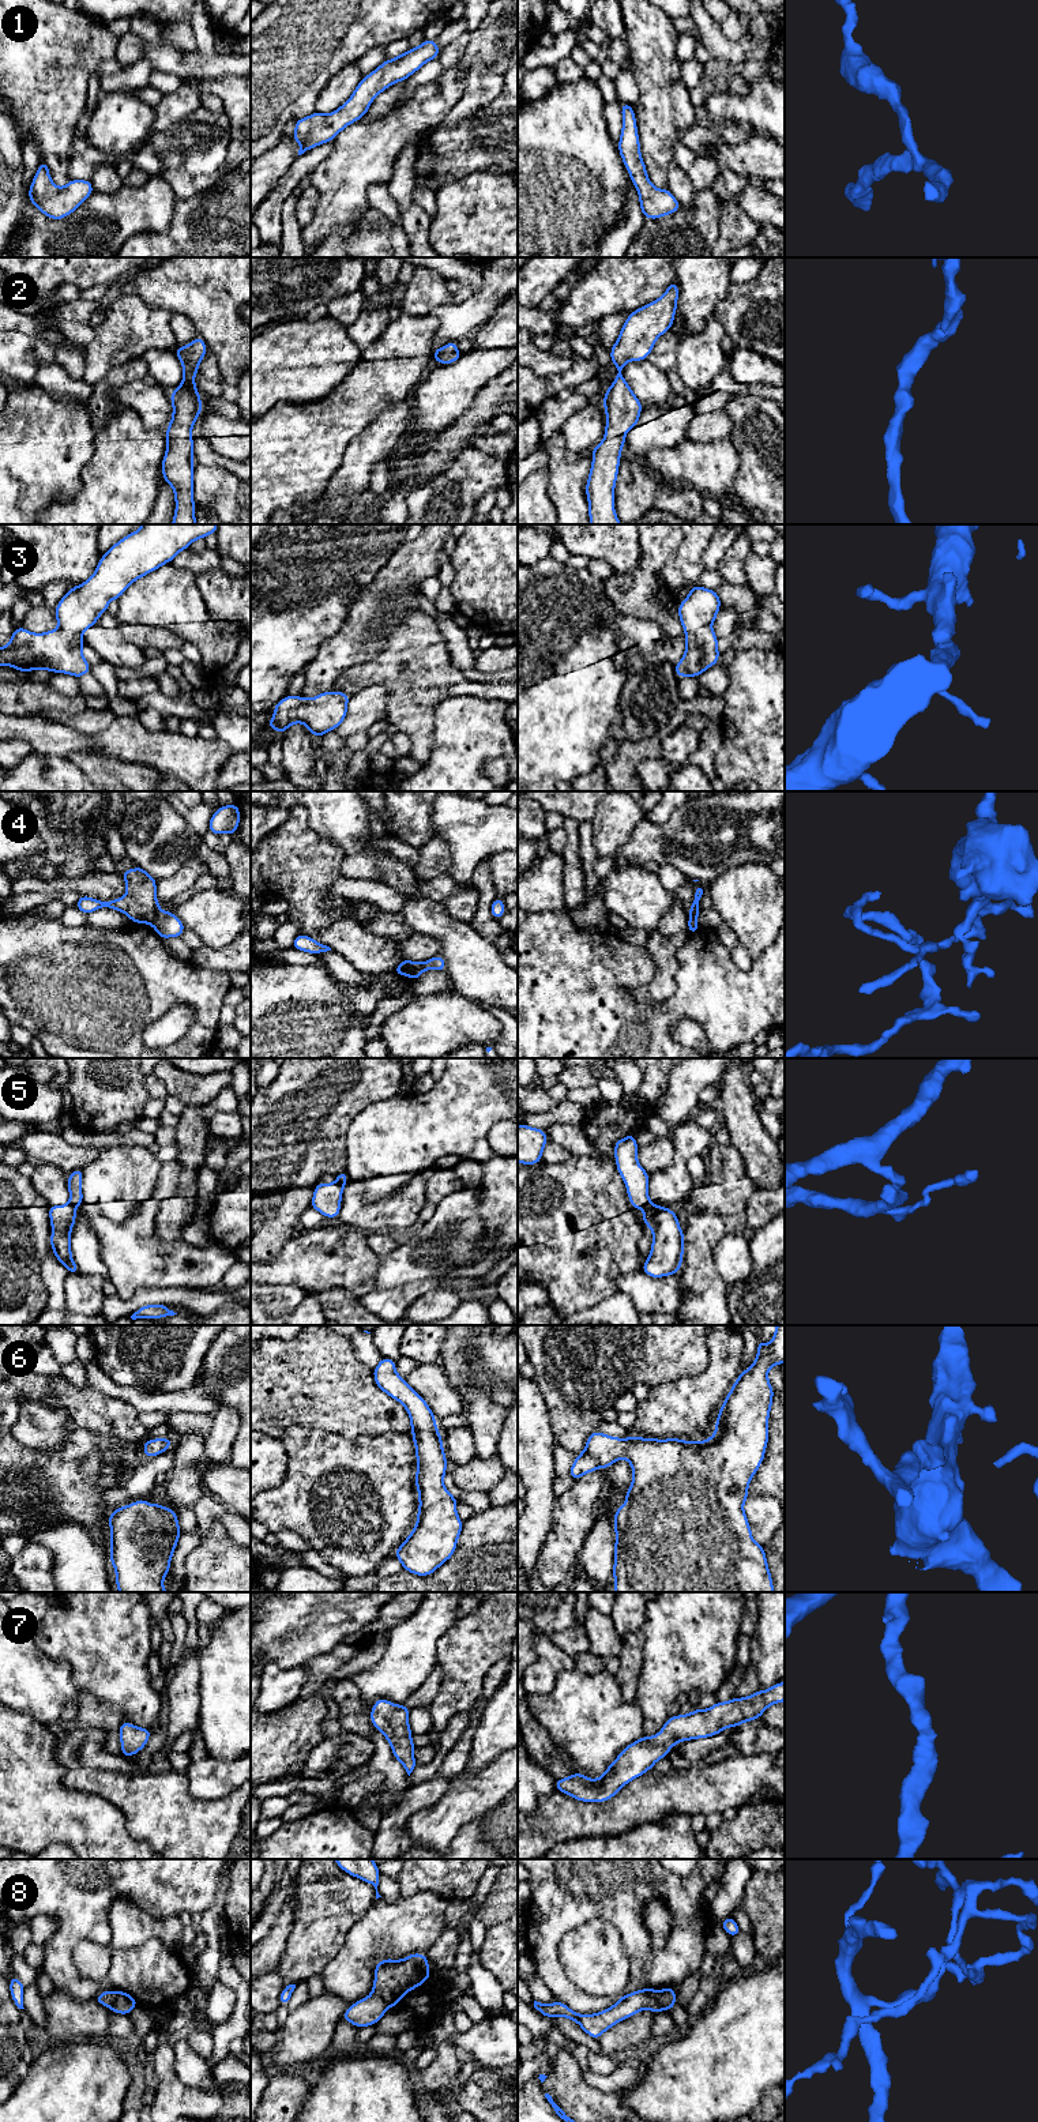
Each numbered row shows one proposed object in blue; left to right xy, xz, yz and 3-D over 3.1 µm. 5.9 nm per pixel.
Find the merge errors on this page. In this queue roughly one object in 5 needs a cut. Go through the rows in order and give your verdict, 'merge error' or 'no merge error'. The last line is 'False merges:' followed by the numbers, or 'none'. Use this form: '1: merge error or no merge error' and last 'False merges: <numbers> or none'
1: no merge error
2: no merge error
3: no merge error
4: merge error
5: merge error
6: no merge error
7: no merge error
8: merge error
False merges: 4, 5, 8

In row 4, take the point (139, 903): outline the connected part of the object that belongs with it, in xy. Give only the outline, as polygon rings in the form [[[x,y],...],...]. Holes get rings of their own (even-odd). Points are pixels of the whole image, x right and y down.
[[[139,865],[121,873],[127,884],[127,893],[116,900],[97,900],[80,895],[75,907],[84,914],[91,914],[106,907],[124,913],[135,923],[153,925],[161,913],[157,900],[157,880]]]

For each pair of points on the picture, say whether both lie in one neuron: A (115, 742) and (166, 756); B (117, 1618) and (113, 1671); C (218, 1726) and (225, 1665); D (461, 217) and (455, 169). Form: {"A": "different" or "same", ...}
{"A": "same", "B": "same", "C": "same", "D": "different"}

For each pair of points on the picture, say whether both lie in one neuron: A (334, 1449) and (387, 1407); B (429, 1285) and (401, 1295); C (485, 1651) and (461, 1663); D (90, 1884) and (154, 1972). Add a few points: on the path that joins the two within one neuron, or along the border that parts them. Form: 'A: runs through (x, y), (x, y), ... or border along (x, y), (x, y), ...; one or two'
A: border along (319, 1428), (346, 1437), (380, 1433); two
B: runs through (422, 1287), (407, 1294); one
C: runs through (480, 1651), (473, 1651), (466, 1658); one
D: runs through (72, 1926), (66, 1967), (83, 1985), (112, 1981); one

